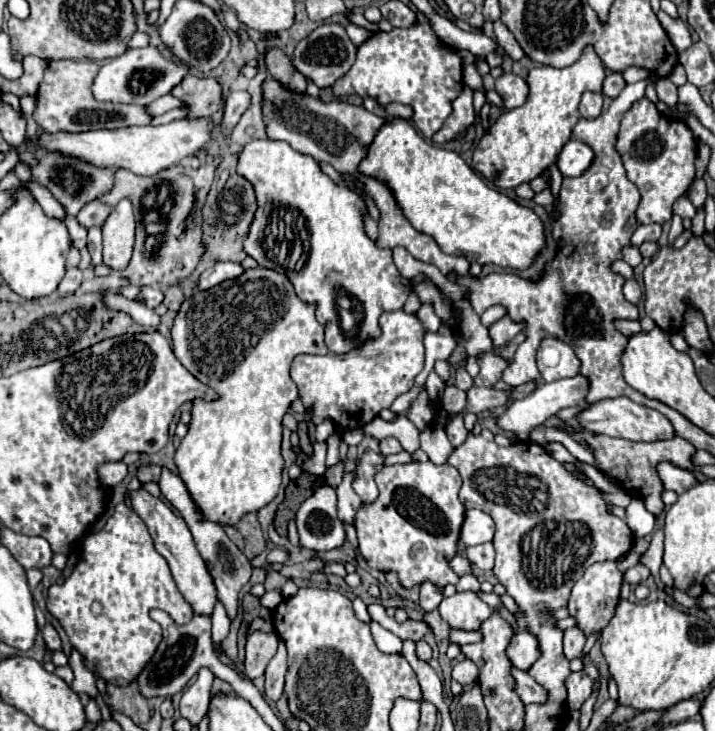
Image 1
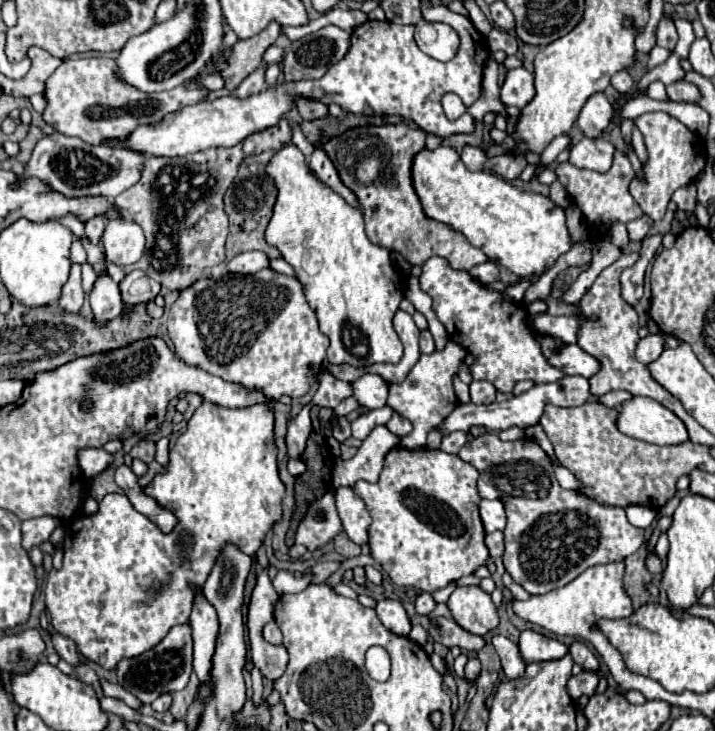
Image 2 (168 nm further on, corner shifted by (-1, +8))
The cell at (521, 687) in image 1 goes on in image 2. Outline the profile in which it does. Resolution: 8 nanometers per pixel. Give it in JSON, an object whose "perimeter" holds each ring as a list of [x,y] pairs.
{"perimeter":[[[494,635],[492,643],[494,643],[494,647],[496,647],[498,655],[500,655],[502,669],[506,673],[506,677],[508,679],[518,679],[524,673],[524,669],[526,669],[526,663],[522,661],[520,651],[518,651],[518,645],[512,643],[512,641],[508,641],[502,635]]]}

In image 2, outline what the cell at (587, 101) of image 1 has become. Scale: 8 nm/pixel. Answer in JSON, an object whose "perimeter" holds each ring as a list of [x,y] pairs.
{"perimeter":[[[594,93],[582,107],[576,125],[586,137],[600,139],[604,137],[604,129],[610,125],[612,115],[614,115],[614,109],[612,109],[612,103],[606,99],[606,95]]]}

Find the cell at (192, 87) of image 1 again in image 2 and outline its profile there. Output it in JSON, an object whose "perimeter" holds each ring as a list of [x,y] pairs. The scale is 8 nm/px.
{"perimeter":[[[270,21],[270,25],[256,37],[238,41],[234,45],[232,55],[228,59],[228,67],[224,71],[220,71],[220,75],[226,79],[226,89],[234,91],[244,77],[248,77],[254,69],[260,67],[264,51],[270,45],[274,45],[280,31],[282,31],[282,25],[278,25],[278,21]]]}

